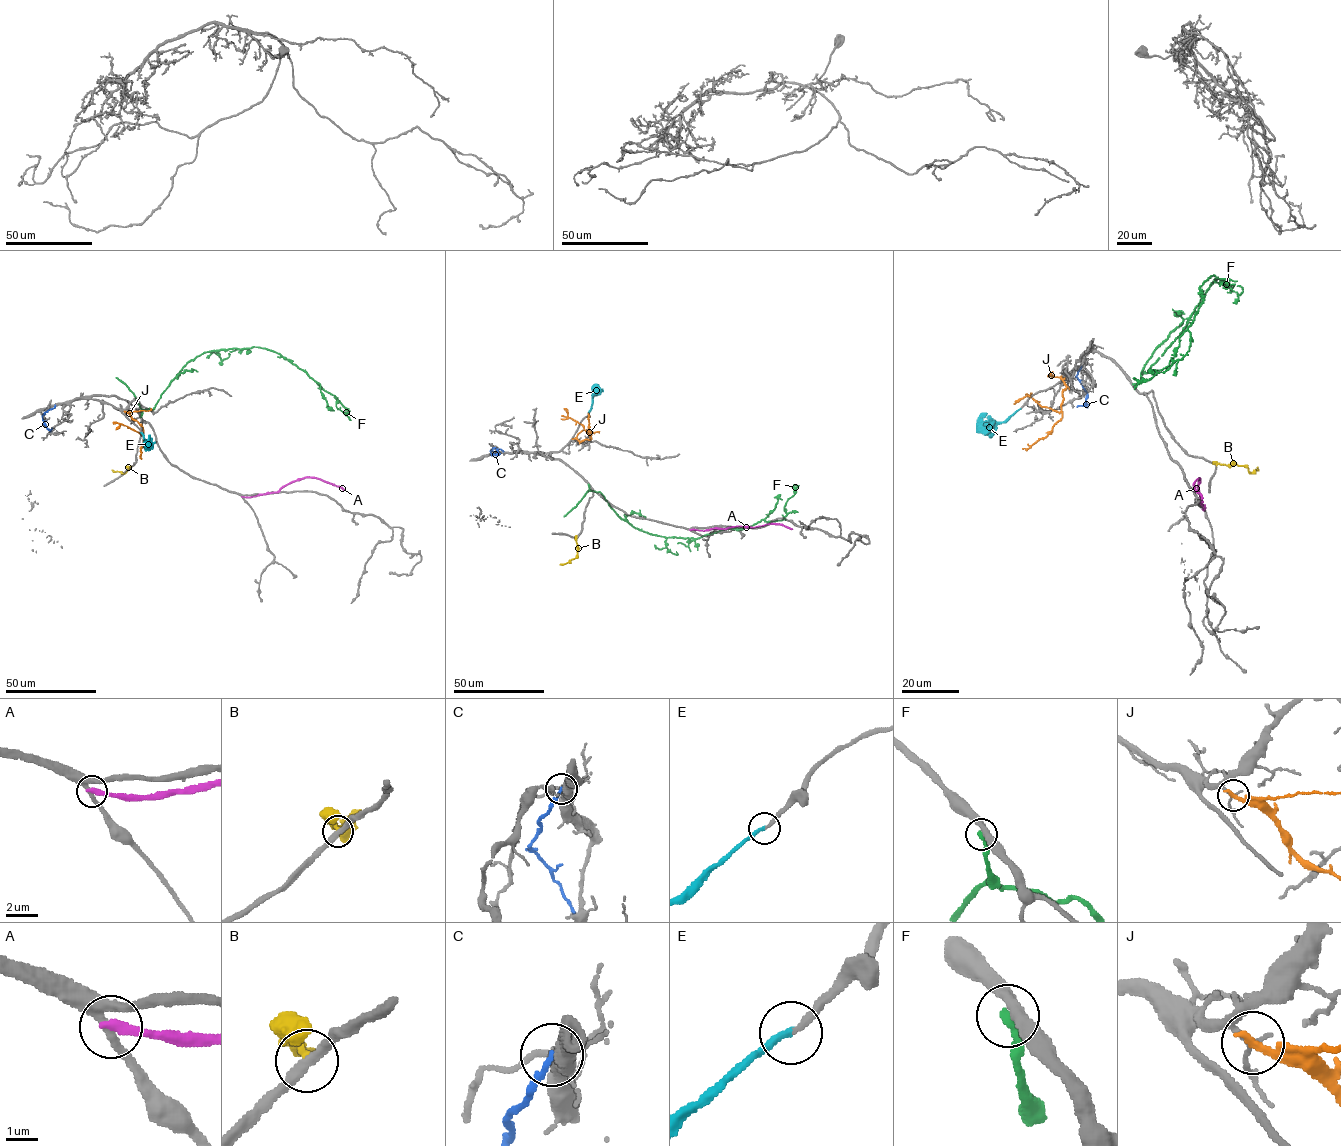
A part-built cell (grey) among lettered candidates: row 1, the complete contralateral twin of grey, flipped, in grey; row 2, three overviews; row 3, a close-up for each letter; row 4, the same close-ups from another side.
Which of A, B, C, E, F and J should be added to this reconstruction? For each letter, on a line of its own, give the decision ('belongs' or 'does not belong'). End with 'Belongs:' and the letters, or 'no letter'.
A: does not belong
B: does not belong
C: does not belong
E: belongs
F: does not belong
J: does not belong
Belongs: E

